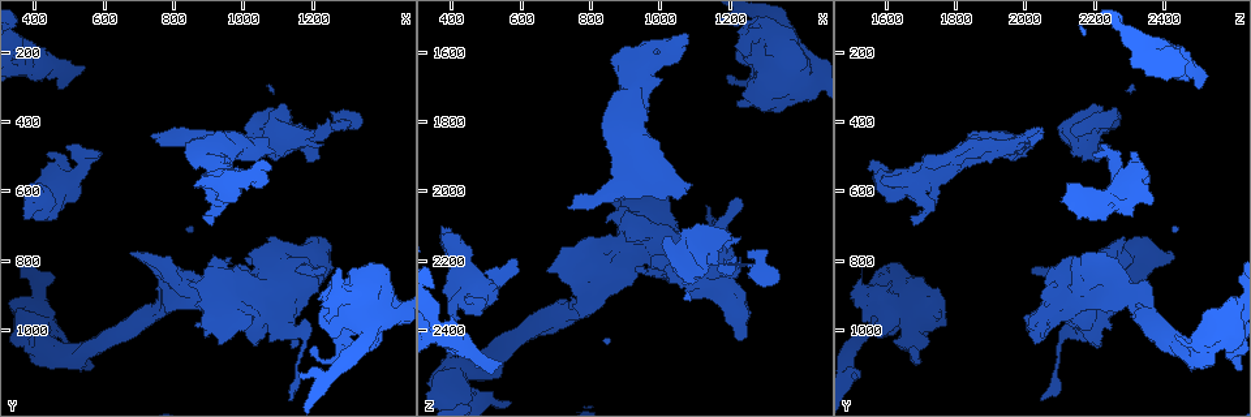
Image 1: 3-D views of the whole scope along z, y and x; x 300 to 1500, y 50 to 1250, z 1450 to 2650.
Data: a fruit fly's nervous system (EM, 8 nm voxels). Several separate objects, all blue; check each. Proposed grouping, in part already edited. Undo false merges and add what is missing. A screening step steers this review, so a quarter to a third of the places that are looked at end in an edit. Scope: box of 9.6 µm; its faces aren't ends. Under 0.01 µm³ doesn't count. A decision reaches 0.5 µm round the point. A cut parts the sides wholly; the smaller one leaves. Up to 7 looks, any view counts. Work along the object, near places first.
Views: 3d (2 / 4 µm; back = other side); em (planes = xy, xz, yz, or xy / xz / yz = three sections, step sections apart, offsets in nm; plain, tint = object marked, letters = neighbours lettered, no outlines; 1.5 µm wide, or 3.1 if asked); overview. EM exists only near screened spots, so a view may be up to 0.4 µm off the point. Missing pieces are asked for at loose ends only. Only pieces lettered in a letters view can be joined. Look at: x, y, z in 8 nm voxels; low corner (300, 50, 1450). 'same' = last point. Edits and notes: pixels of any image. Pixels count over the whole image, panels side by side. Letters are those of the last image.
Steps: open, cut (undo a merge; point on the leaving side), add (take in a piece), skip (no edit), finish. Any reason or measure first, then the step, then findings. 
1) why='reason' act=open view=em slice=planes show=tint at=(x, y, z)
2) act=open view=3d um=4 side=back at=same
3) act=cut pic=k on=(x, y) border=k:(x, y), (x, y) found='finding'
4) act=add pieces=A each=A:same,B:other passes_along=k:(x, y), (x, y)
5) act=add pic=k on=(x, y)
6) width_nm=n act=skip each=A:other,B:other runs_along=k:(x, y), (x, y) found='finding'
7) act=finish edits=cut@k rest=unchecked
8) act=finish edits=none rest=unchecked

why='an open end' act=open view=em slice=planes show=letters at=(540, 240, 2490)

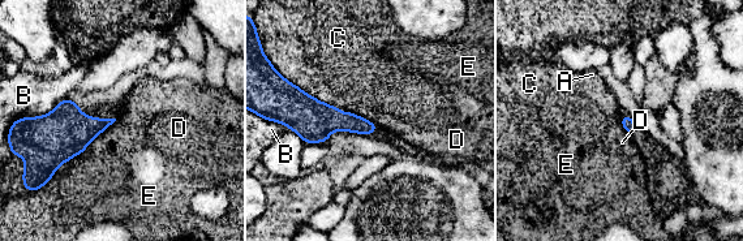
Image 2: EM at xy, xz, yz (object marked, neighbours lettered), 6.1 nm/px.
act=skip each=A:other,B:other,C:other,D:other,E:other border=2:(116, 119), (84, 150) found='none of them fits'

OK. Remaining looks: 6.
why='an open end' act=open view=3d um=2 at=(790, 800, 2140)

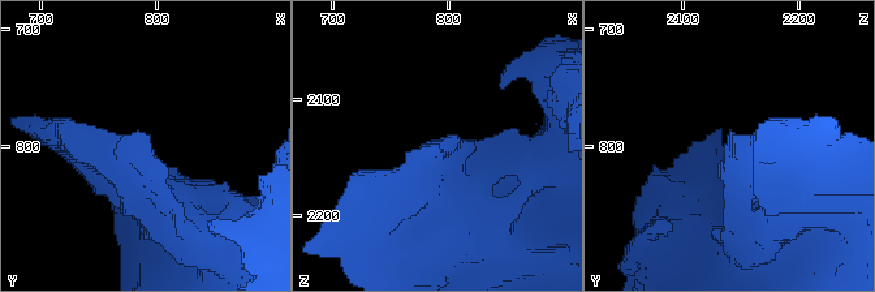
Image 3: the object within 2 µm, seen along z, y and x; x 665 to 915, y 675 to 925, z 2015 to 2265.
act=open view=em slice=xz step=8 show=letters at=(788, 790, 2142)

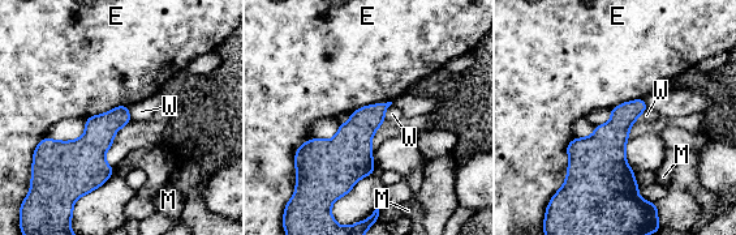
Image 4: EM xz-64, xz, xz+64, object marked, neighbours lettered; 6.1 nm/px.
act=open view=em slice=planes show=letters at=same

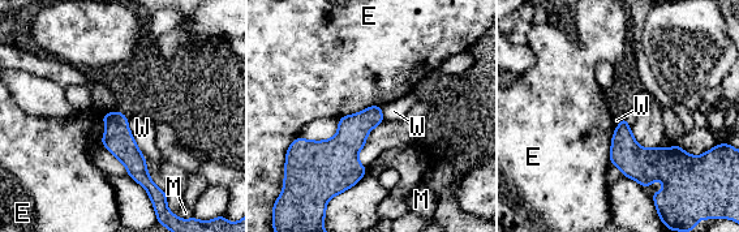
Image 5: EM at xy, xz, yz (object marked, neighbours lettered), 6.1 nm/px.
act=skip each=E:other,M:other,W:other runs_along=5:(106, 117), (149, 188) found='no lettered piece goes on from it'

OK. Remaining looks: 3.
why='a fork' act=open view=3d um=4 at=(500, 560, 2280)

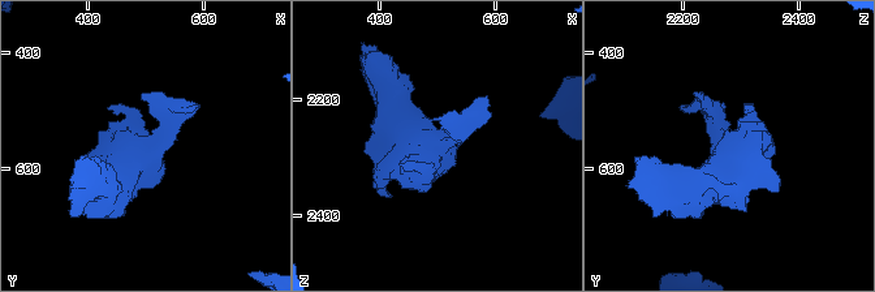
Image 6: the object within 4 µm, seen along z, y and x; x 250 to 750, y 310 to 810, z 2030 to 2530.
why='shape alone is not enough' act=open view=em slice=xy step=8 show=letters at=(510, 565, 2280)

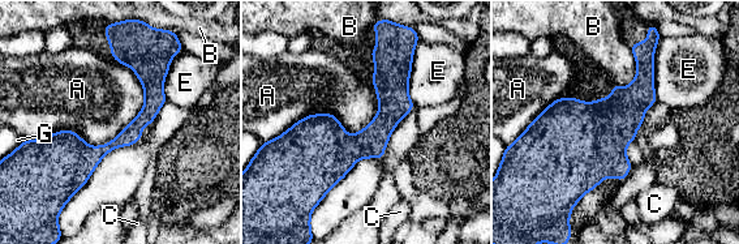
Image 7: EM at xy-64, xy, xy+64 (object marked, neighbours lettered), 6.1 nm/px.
act=skip each=A:other,B:other,C:other,E:other,G:other found='continuous, no second neuron'

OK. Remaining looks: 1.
act=finish edits=none rest=unchecked

